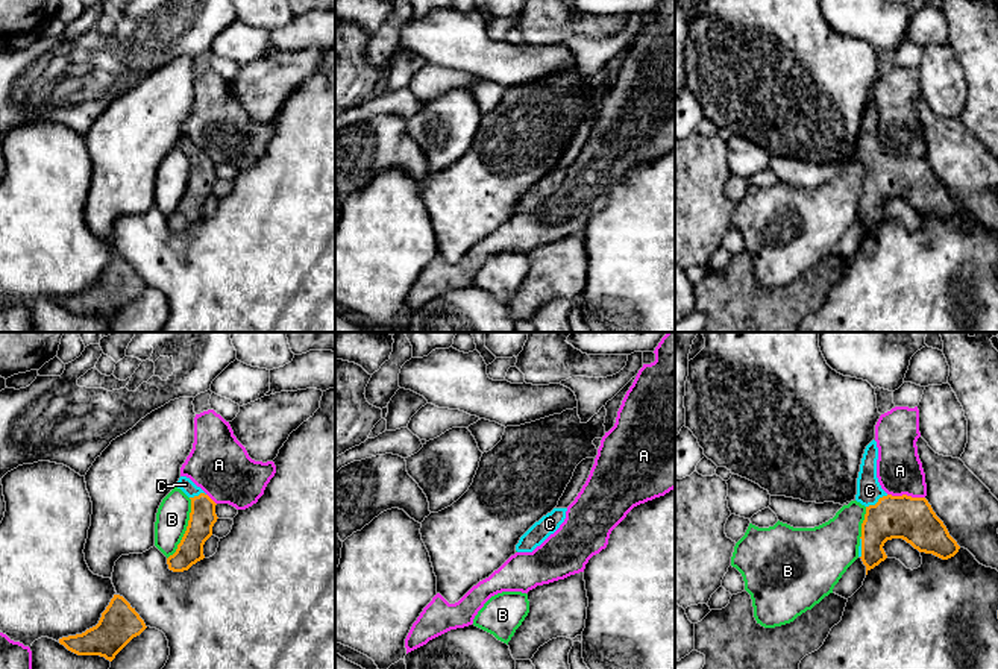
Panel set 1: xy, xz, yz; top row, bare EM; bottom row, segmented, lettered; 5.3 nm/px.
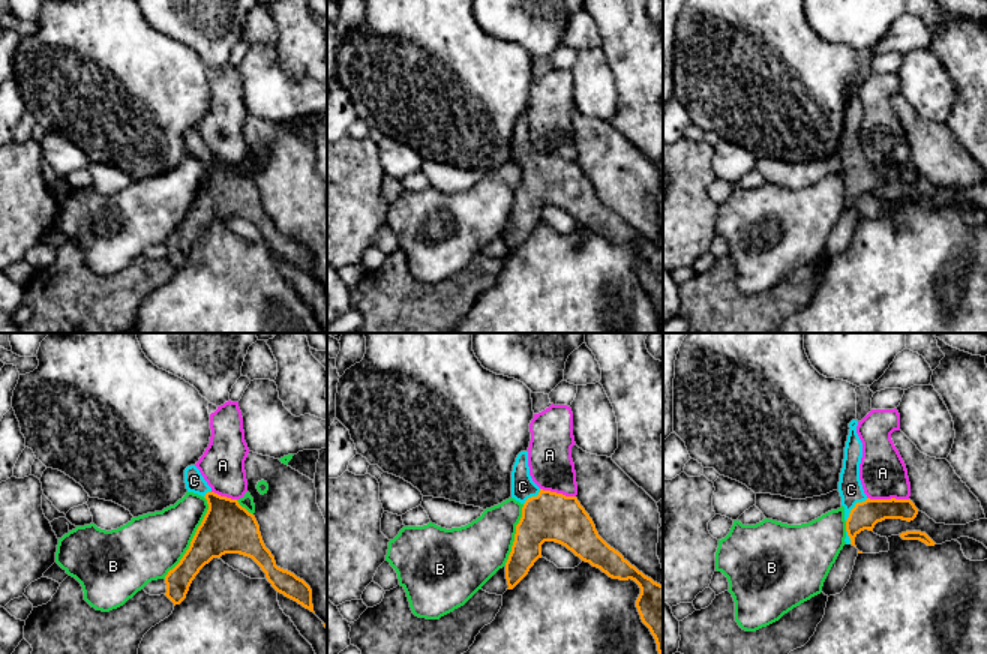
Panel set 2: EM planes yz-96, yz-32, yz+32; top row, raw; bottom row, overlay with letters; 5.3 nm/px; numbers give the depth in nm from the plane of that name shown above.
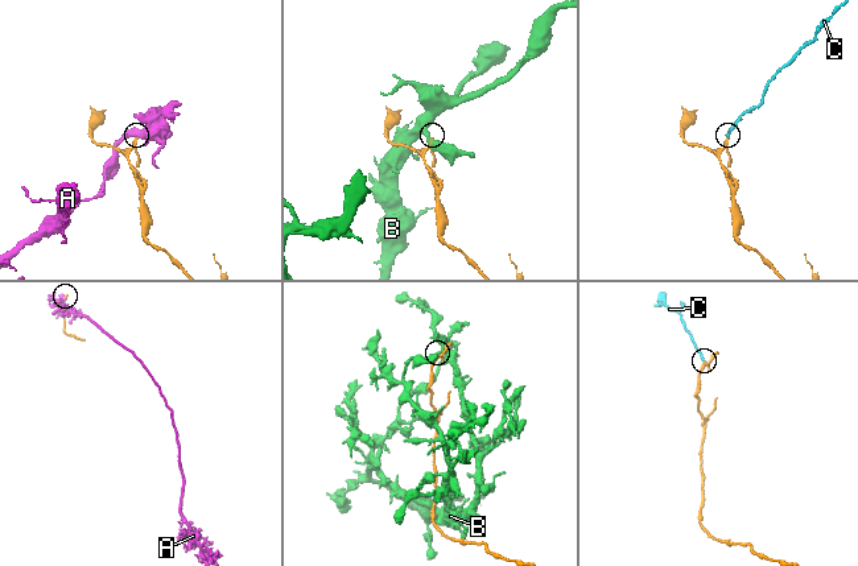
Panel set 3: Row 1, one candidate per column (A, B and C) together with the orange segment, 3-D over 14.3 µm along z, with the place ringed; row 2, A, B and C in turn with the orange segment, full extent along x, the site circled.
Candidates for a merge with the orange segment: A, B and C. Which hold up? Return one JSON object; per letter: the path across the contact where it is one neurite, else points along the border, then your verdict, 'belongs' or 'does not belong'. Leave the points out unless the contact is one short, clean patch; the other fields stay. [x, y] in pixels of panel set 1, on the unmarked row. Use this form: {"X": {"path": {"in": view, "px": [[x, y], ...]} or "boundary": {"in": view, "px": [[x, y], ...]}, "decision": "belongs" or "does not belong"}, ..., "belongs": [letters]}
{"A": {"decision": "does not belong"}, "B": {"decision": "does not belong"}, "C": {"path": {"in": "yz", "px": [[912, 179], [894, 176], [878, 161], [869, 150]]}, "decision": "belongs"}, "belongs": ["C"]}

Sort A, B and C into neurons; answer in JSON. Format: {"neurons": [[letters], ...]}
{"neurons": [["A"], ["B"], ["C"]]}

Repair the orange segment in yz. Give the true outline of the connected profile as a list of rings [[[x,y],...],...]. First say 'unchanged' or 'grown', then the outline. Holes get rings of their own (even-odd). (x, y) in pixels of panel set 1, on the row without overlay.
grown; [[[872,100],[863,114],[860,132],[857,138],[857,155],[855,161],[866,167],[865,181],[861,184],[861,197],[858,206],[858,217],[866,226],[866,235],[871,229],[878,226],[887,218],[883,206],[887,200],[902,199],[910,203],[915,209],[925,214],[933,214],[942,220],[954,217],[960,206],[949,196],[943,182],[936,176],[931,165],[925,158],[912,158],[907,155],[892,156],[887,155],[877,138],[877,120],[878,108],[877,102]]]

